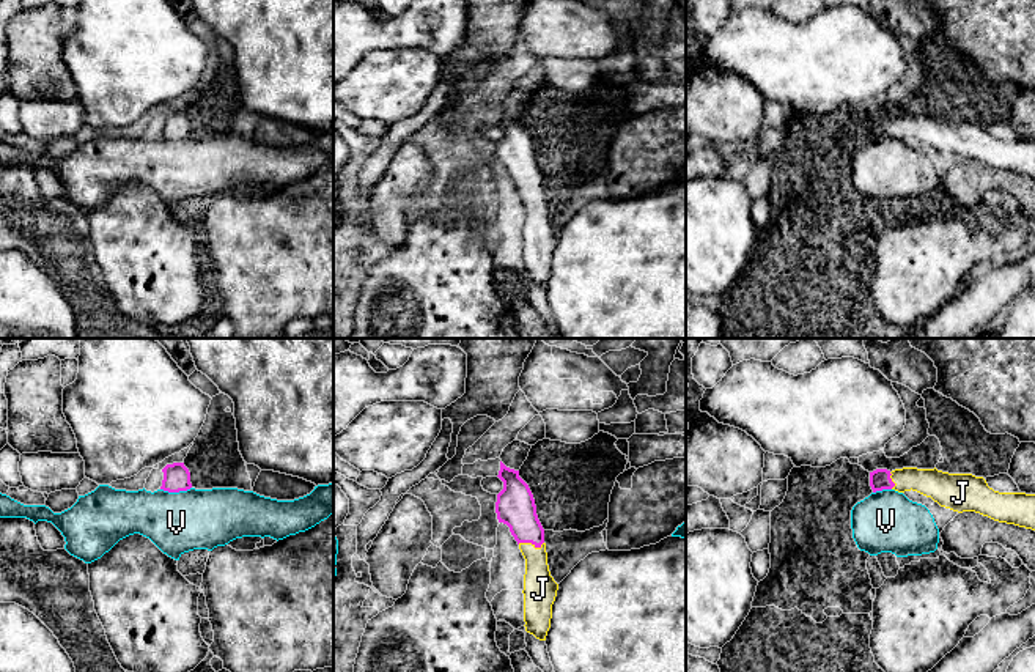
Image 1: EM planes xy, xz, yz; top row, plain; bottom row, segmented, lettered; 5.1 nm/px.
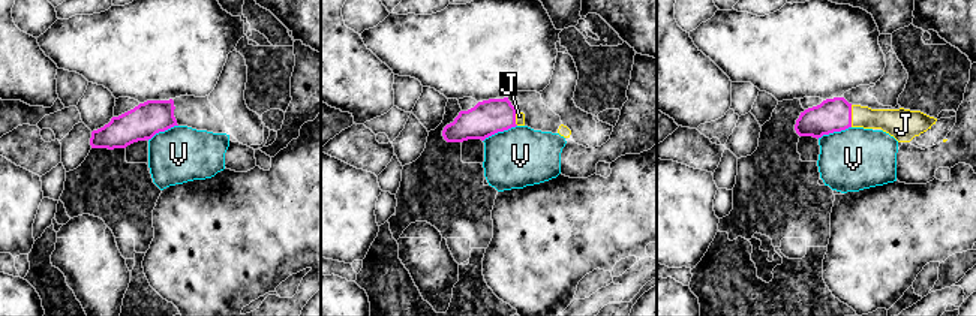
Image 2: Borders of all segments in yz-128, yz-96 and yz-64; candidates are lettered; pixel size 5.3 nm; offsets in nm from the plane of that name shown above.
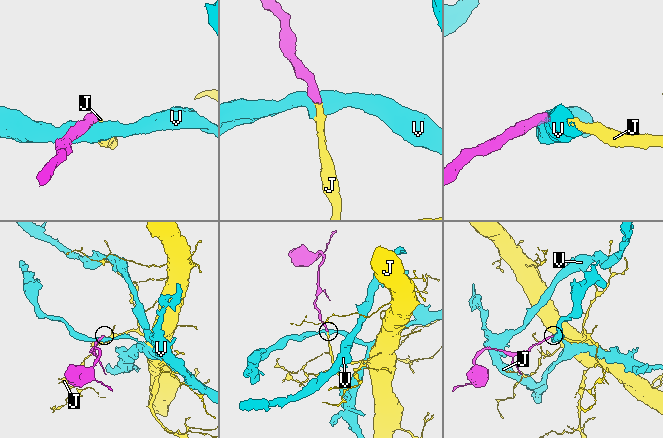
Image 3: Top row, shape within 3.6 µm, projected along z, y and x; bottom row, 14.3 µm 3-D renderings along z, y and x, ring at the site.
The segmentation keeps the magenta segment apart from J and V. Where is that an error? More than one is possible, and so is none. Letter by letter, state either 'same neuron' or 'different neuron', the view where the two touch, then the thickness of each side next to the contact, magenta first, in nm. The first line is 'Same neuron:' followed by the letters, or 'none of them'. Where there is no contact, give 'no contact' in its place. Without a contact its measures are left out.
Same neuron: J
J: same neuron | xz | 200/170 nm
V: different neuron | xy | 140/320 nm

